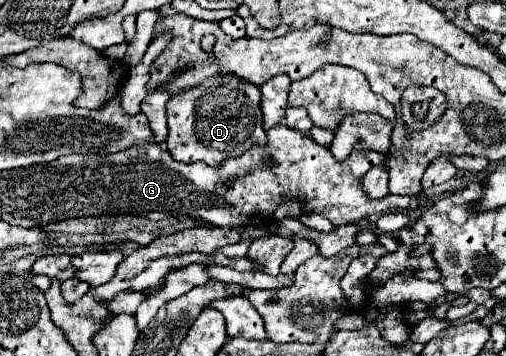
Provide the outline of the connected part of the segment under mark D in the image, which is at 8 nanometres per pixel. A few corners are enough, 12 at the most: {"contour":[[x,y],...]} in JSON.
{"contour":[[232,76],[172,96],[168,152],[220,166],[266,146],[260,88]]}

